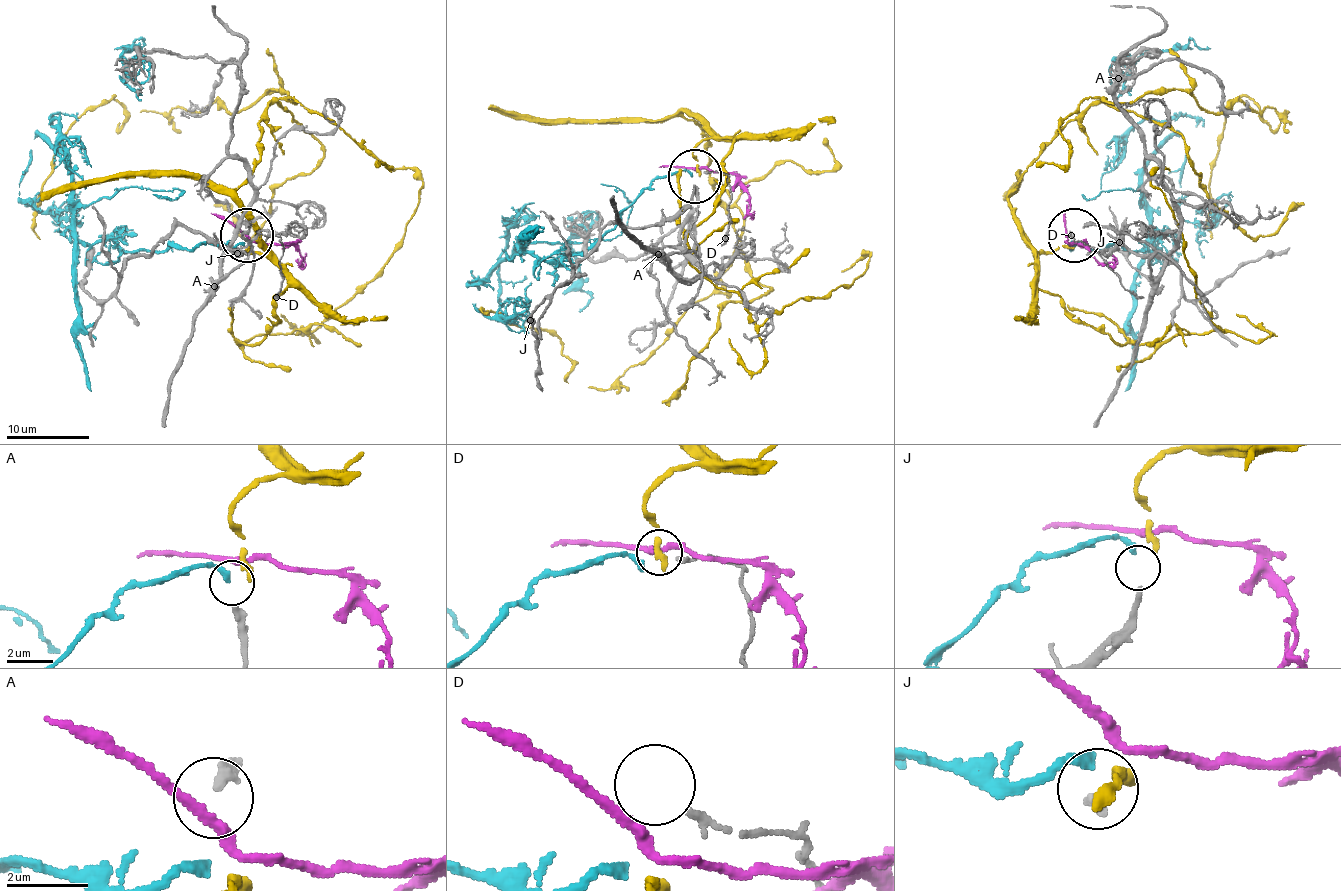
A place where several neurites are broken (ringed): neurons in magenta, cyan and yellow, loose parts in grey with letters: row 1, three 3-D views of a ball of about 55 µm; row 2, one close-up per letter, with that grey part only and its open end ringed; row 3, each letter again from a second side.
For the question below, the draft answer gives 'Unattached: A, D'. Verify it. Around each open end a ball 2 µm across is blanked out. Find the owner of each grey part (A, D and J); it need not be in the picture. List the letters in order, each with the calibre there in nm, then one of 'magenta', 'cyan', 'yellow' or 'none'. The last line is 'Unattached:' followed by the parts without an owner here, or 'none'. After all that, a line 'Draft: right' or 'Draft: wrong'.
A: calibre 300 nm; none
D: calibre 180 nm; none
J: calibre 260 nm; yellow
Unattached: A, D
Draft: right

